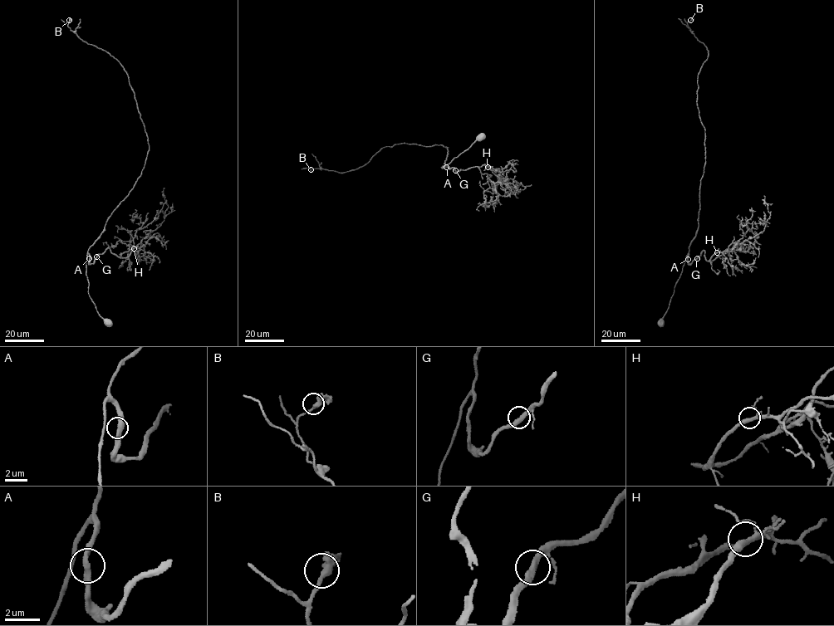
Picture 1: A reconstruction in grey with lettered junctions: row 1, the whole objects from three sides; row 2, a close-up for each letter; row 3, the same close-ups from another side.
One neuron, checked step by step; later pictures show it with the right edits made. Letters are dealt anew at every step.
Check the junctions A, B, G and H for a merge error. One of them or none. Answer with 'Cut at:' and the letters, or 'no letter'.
Cut at: no letter

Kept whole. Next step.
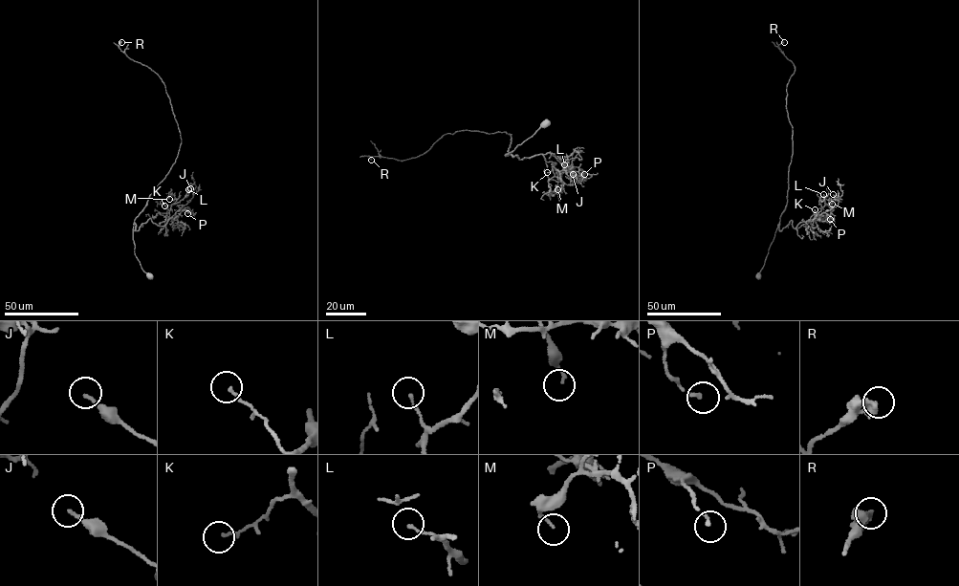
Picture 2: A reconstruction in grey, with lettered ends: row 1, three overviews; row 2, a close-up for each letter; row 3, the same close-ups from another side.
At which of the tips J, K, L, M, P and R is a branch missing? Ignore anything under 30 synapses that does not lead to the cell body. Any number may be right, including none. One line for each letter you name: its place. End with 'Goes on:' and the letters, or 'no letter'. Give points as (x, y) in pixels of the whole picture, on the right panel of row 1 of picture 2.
Goes on: no letter

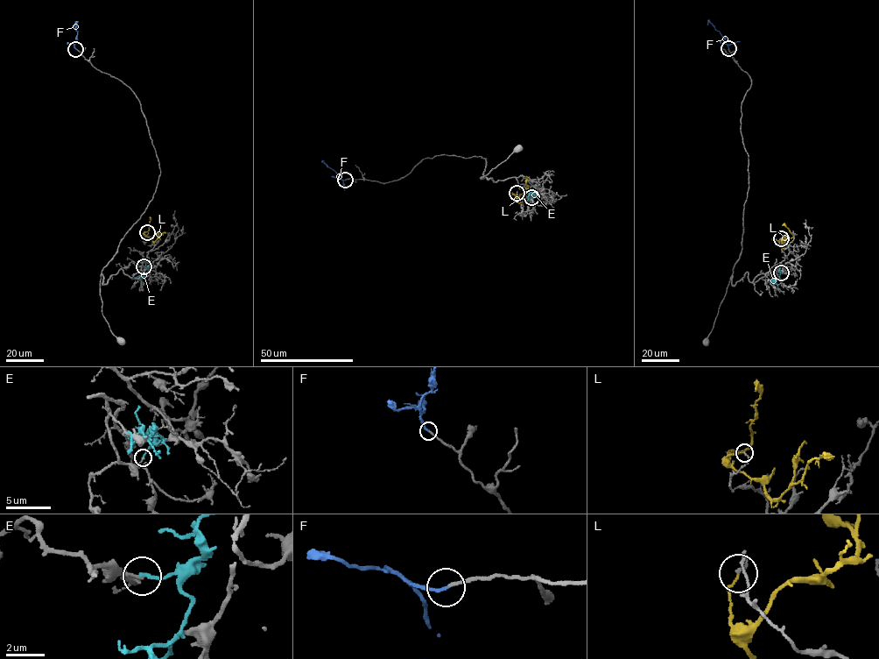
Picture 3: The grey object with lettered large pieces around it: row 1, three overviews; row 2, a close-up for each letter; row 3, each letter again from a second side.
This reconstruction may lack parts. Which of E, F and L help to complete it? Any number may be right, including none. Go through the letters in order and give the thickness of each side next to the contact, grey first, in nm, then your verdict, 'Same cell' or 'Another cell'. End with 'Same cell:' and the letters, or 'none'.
E: Thickness 90 nm (grey) against 170 nm. Another cell
F: Thickness 140 nm (grey) against 160 nm. Same cell
L: Thickness 120 nm (grey) against 80 nm. Another cell
Same cell: F

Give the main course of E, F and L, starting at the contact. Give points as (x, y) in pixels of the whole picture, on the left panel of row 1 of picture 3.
E: (144, 266), (148, 269), (147, 272), (131, 279)
F: (75, 49), (76, 23), (73, 26)
L: (147, 232), (144, 235), (154, 241), (160, 234), (165, 233)

